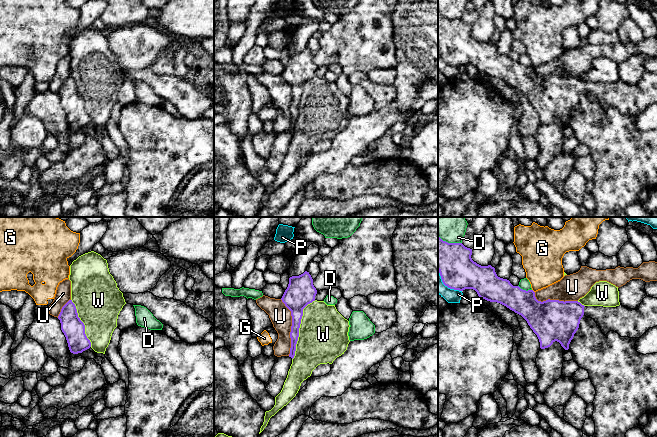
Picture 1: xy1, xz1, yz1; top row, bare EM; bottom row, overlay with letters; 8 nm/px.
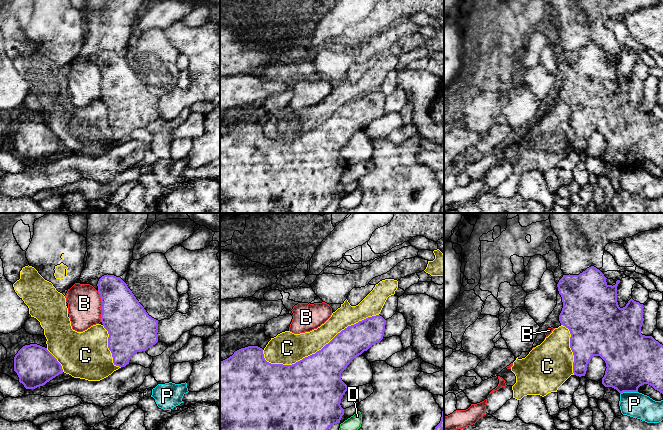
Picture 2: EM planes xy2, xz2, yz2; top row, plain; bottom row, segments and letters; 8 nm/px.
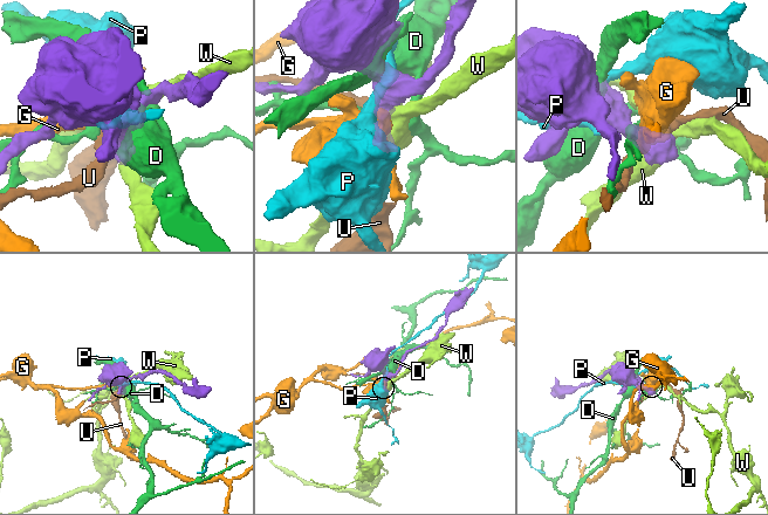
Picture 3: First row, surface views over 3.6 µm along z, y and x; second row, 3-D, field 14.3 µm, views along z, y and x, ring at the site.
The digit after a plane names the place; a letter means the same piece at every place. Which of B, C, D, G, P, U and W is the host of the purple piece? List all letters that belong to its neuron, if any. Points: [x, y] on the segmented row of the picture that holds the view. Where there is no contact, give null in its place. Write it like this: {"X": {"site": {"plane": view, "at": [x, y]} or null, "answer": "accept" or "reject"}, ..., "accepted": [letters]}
{"B": {"site": {"plane": "xy2", "at": [101, 306]}, "answer": "reject"}, "C": {"site": {"plane": "xz2", "at": [321, 349]}, "answer": "reject"}, "D": {"site": {"plane": "yz1", "at": [525, 290]}, "answer": "reject"}, "G": {"site": {"plane": "yz1", "at": [533, 291]}, "answer": "reject"}, "P": {"site": {"plane": "yz2", "at": [628, 391]}, "answer": "reject"}, "U": {"site": {"plane": "xz1", "at": [291, 327]}, "answer": "reject"}, "W": {"site": {"plane": "xz1", "at": [299, 327]}, "answer": "reject"}, "accepted": []}

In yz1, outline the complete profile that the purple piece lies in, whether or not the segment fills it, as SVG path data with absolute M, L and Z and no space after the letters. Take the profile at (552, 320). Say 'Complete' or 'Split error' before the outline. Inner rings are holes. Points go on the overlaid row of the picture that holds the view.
Split error. M438 236L438 271L443 284L459 291L473 289L480 299L500 303L521 315L537 335L541 349L548 348L557 341L565 350L568 350L584 315L594 319L604 335L614 331L621 337L640 338L647 330L657 326L657 298L646 296L635 309L622 305L584 306L578 301L564 302L548 299L541 302L536 299L533 290L526 291L519 286L513 286L509 280L498 277L494 267L477 264L472 260L471 255L472 249L465 247L462 243L448 243Z

